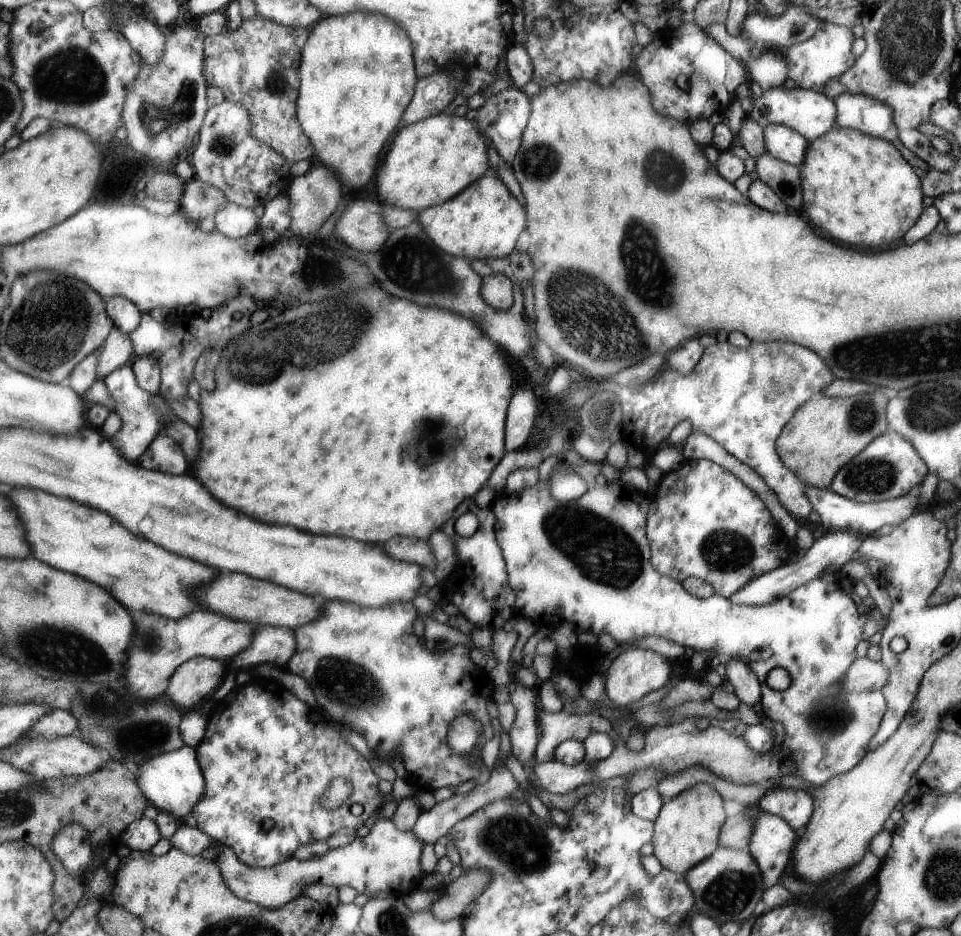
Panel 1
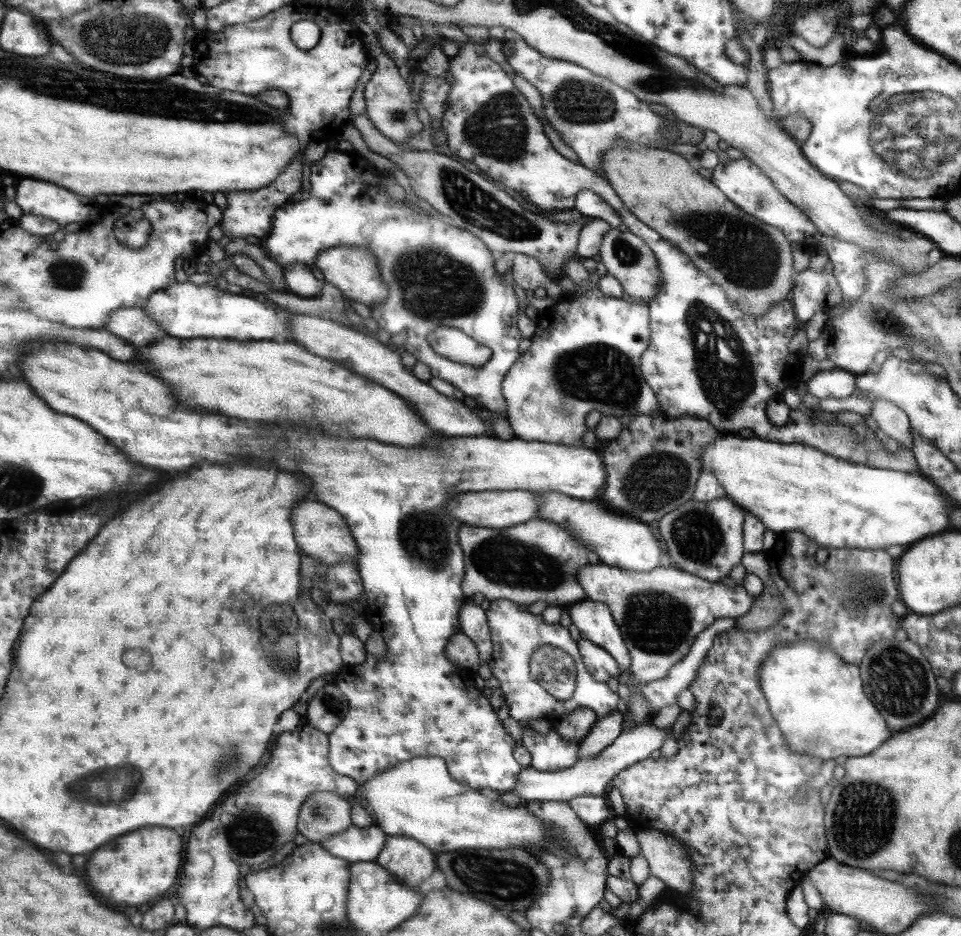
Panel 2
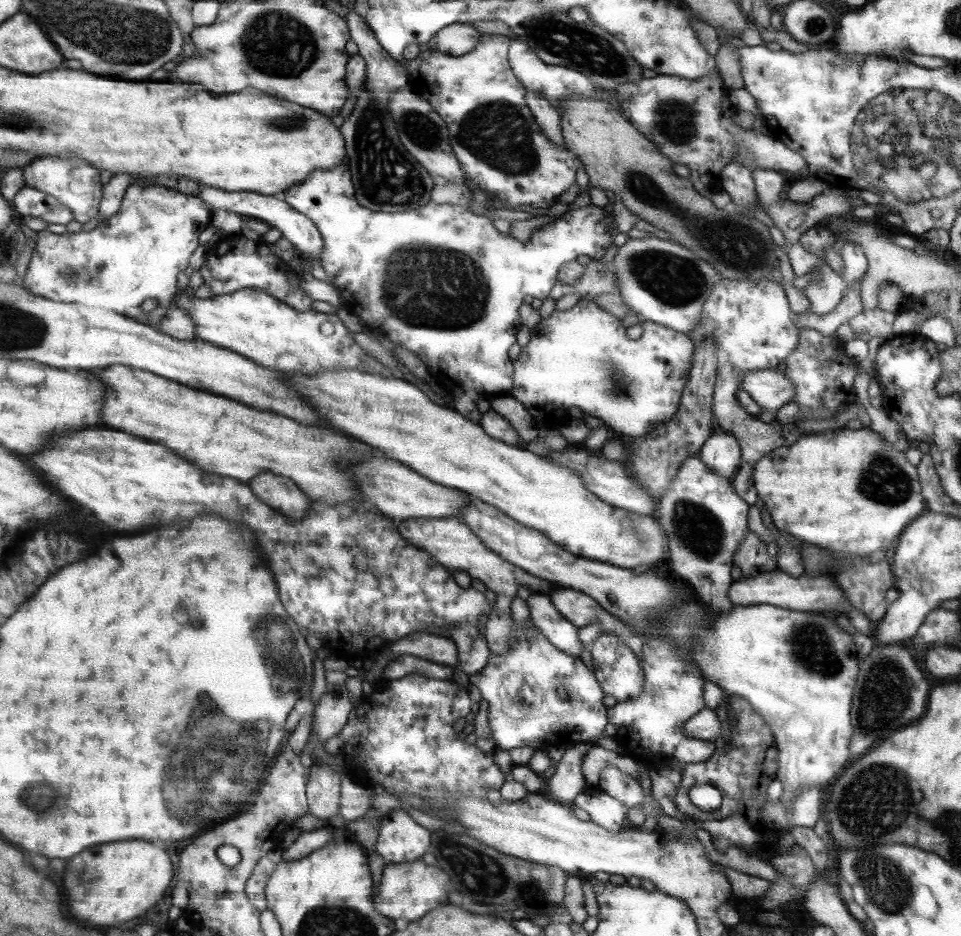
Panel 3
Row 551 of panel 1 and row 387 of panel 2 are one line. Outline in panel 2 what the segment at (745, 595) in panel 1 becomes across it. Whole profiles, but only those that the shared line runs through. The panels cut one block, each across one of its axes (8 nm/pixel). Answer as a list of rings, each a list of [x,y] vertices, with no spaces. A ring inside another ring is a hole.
[[[842,368],[816,373],[805,383],[806,390],[816,398],[848,398],[859,394],[857,375]]]

